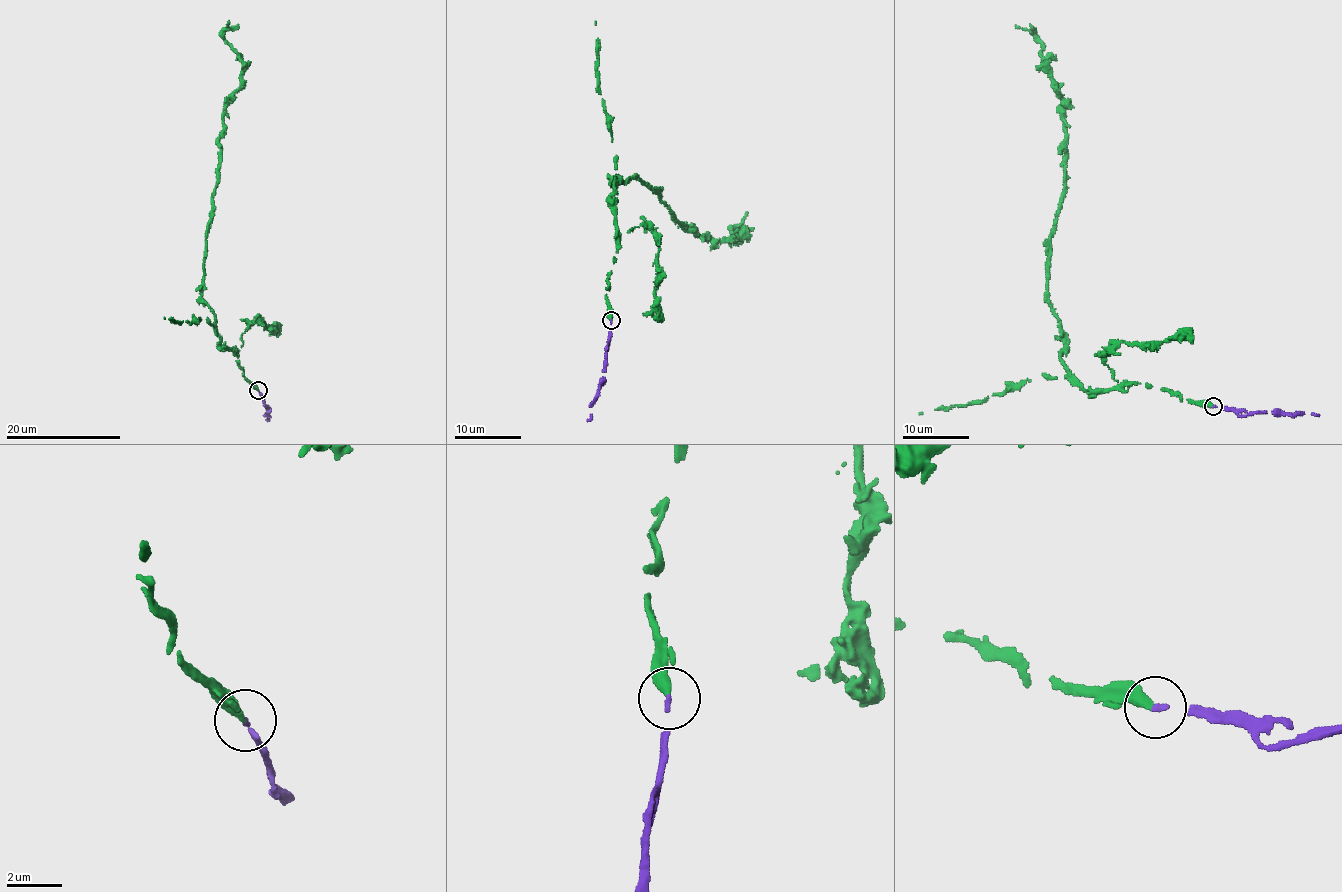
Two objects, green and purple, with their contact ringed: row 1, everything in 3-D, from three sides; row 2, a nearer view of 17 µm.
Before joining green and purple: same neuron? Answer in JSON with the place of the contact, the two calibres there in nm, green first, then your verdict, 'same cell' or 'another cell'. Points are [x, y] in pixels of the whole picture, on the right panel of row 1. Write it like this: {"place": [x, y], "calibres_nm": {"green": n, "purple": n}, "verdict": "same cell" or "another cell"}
{"place": [1213, 406], "calibres_nm": {"green": 360, "purple": 130}, "verdict": "same cell"}

